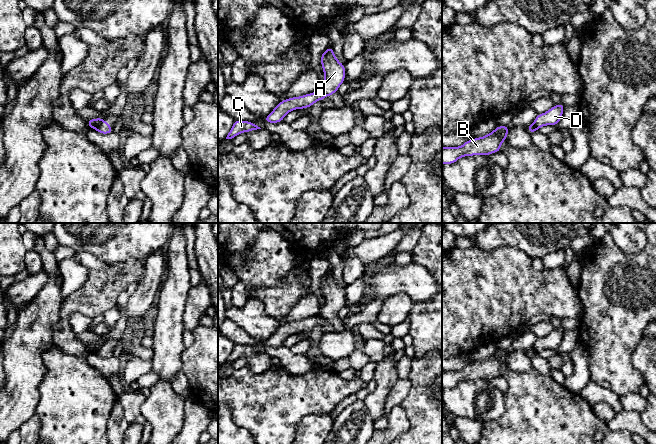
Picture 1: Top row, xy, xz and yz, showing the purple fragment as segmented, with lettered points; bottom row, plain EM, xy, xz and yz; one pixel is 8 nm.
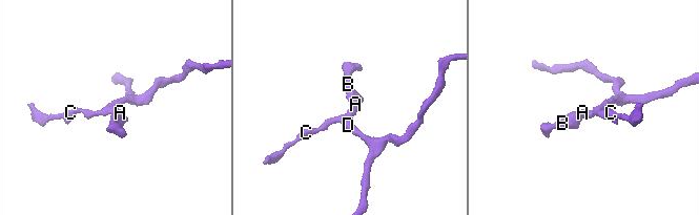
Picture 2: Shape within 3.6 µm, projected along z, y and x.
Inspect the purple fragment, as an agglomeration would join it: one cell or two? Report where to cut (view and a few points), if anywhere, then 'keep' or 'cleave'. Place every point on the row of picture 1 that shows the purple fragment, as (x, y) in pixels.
cut xy (104, 120), (95, 128); cleave

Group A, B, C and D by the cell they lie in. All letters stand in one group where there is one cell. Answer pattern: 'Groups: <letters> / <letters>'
Groups: A B / C D

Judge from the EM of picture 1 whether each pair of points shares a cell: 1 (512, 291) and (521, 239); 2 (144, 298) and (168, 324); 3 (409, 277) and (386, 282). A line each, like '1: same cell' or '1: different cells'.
1: different cells
2: different cells
3: same cell

